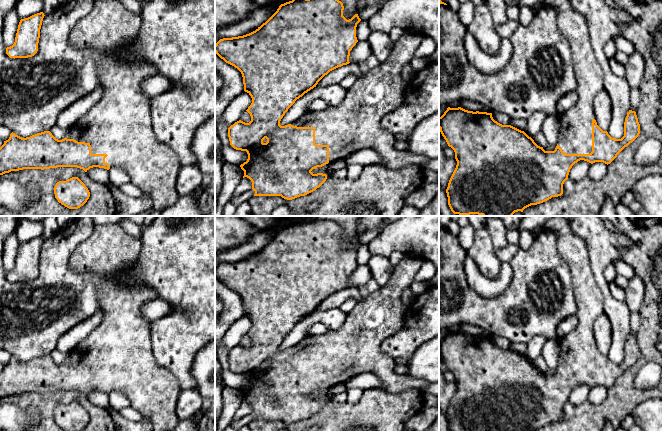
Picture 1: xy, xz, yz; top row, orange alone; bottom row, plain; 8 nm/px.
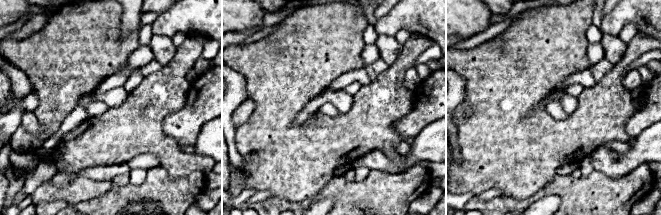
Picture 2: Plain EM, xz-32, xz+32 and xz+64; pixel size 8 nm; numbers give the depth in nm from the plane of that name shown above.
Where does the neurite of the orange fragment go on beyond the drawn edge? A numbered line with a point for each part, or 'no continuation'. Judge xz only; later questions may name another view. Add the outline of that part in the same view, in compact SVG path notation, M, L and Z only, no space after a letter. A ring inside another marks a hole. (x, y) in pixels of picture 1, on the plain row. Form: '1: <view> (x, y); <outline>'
1: xz (355, 348); M407 255L395 265L388 282L377 291L362 299L346 314L344 324L337 330L329 330L324 335L307 335L298 345L291 347L297 351L314 351L315 368L329 370L329 387L345 383L355 375L372 372L382 380L389 394L402 394L410 389L425 392L429 382L394 371L396 361L381 349L382 341L398 333L404 324L406 309L401 303L401 293L410 288L413 279L424 260Z

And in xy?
1: xy (120, 349); M95 224L90 237L74 250L70 257L70 268L73 271L96 278L106 277L112 283L106 291L100 285L96 287L102 321L69 353L66 362L89 367L92 378L107 378L105 387L110 392L125 394L130 405L143 418L151 421L152 431L170 431L180 421L176 405L182 387L169 369L157 363L152 351L151 321L142 314L142 307L148 301L158 298L158 295L147 286L136 287L130 281L120 283L116 279L120 271L128 269L137 261L140 250L141 241L116 224Z

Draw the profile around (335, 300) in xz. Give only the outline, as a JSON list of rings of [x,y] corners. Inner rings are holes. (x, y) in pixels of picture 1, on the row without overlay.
[[[349,287],[330,295],[316,309],[316,311],[327,311],[329,309],[339,308],[346,300],[354,298],[357,302],[362,300],[357,287]]]

